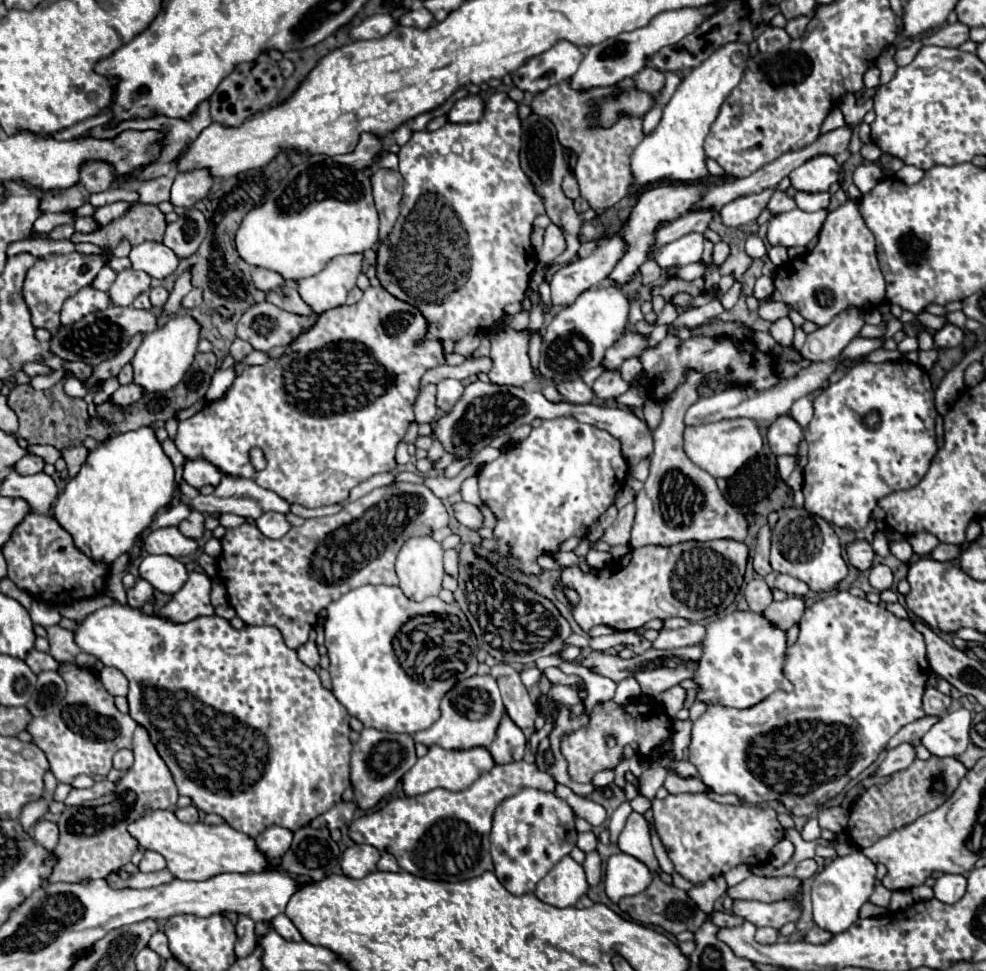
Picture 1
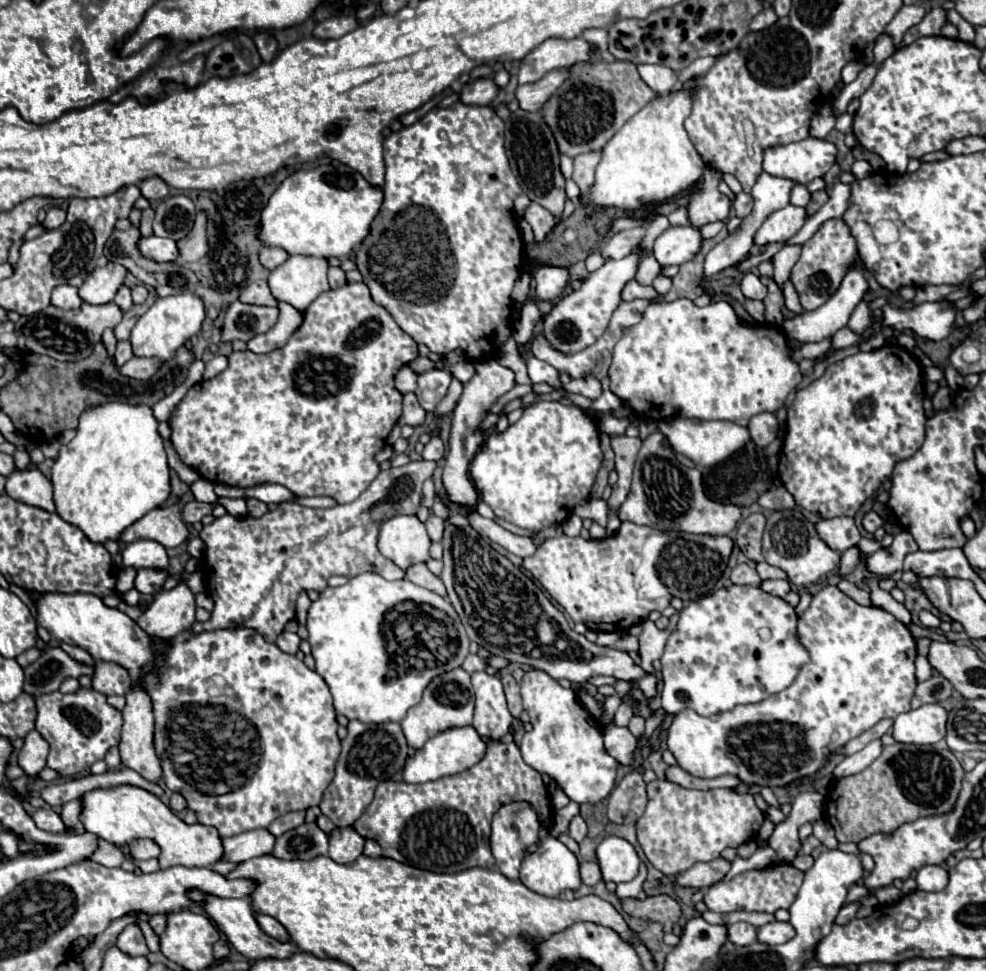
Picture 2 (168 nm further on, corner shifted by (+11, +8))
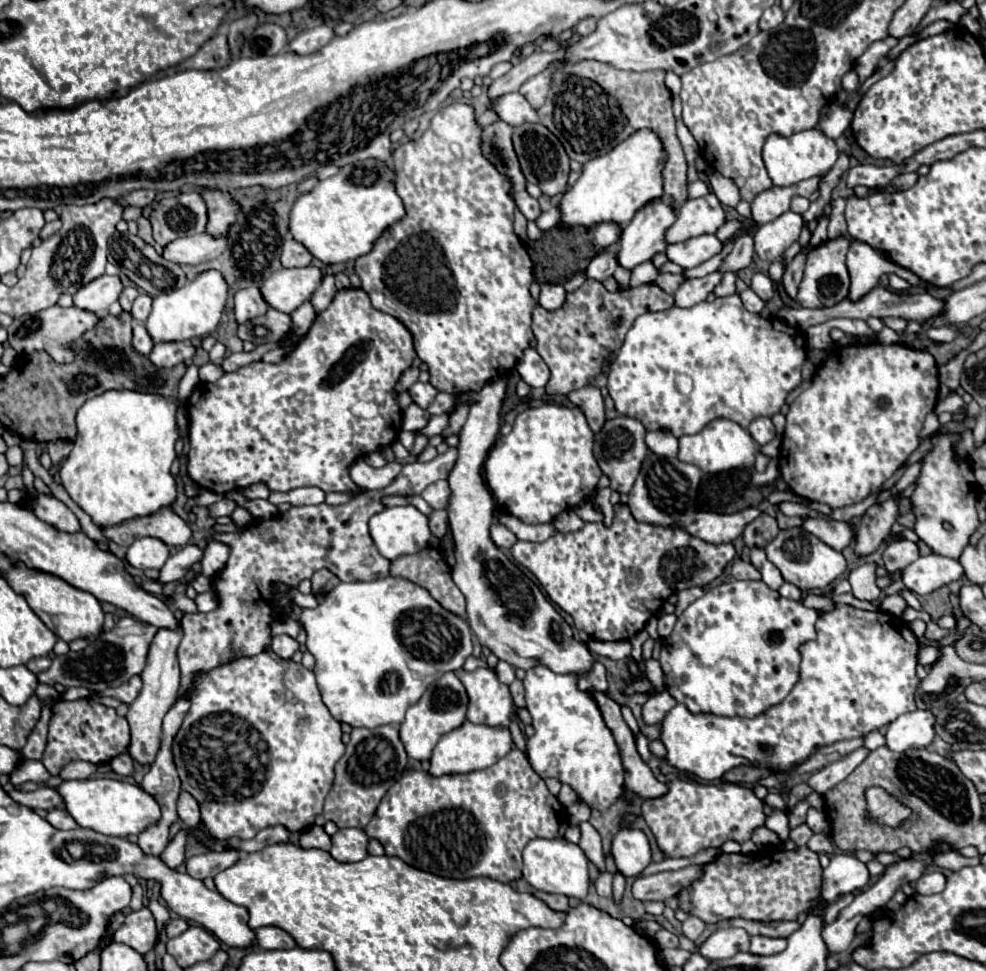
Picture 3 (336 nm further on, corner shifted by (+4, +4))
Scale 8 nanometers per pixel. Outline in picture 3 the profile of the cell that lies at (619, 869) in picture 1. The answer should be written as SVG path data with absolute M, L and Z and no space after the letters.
M636 828L620 830L612 838L612 856L618 872L622 872L626 878L638 878L652 862L646 834Z

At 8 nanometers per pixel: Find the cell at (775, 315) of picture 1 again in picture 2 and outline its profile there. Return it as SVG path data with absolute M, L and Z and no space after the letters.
M753 272L743 274L743 278L739 280L739 288L743 292L745 298L753 298L753 300L763 300L767 296L767 288L761 284L759 276Z

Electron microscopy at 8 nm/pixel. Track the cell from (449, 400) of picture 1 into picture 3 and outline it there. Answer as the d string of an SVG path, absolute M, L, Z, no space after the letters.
M416 382L410 386L410 394L412 394L412 400L420 406L420 408L428 408L432 404L432 398L436 398L438 390L432 386L432 384L424 384L424 382Z

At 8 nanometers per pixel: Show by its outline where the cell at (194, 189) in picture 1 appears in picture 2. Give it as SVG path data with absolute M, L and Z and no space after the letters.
M147 178L145 182L139 184L141 196L145 196L147 200L163 200L169 194L169 186L165 186L165 182L161 182L161 178Z

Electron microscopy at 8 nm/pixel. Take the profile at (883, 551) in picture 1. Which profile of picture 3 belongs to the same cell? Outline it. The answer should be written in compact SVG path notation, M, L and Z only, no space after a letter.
M920 556L916 562L912 562L902 572L902 582L908 590L916 594L930 594L954 580L960 580L964 576L964 568L958 560L946 558L946 556Z

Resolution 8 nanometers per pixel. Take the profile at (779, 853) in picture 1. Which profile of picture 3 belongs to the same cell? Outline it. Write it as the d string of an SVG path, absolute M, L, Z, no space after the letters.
M774 810L774 814L766 818L766 828L776 832L782 840L788 838L788 816L786 816L786 812Z

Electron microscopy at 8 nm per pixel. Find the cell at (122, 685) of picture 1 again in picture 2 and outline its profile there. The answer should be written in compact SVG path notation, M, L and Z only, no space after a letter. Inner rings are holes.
M99 662L97 664L97 674L93 676L93 688L105 696L119 694L125 696L127 690L131 688L131 676L129 672L113 662ZM127 682L127 686L125 686Z

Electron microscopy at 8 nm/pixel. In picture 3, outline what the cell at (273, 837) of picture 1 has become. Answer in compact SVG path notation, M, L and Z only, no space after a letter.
M222 850L222 852L206 852L186 860L186 870L192 878L204 880L208 876L216 876L220 870L234 866L240 860L240 850Z

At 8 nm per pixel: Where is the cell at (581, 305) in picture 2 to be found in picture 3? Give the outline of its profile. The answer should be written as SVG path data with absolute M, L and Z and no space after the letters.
M658 198L636 212L632 222L622 230L618 264L632 272L638 264L650 262L666 250L666 230L674 224L676 214L668 200Z

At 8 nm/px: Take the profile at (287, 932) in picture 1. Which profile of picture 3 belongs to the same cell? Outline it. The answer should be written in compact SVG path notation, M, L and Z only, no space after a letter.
M262 926L256 930L256 942L264 950L286 950L296 948L294 938L276 926Z

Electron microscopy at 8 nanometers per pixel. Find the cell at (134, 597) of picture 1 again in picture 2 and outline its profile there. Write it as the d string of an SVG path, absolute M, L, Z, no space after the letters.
M157 568L139 570L135 578L135 588L141 594L157 594L163 588L163 582L167 576L169 576L167 570L157 570Z

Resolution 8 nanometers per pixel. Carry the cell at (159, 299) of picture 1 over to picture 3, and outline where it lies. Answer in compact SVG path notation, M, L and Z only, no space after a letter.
M140 294L136 300L134 300L134 306L132 306L132 316L136 318L136 320L146 320L148 318L148 314L150 314L150 310L152 310L152 298L148 296L148 294Z

